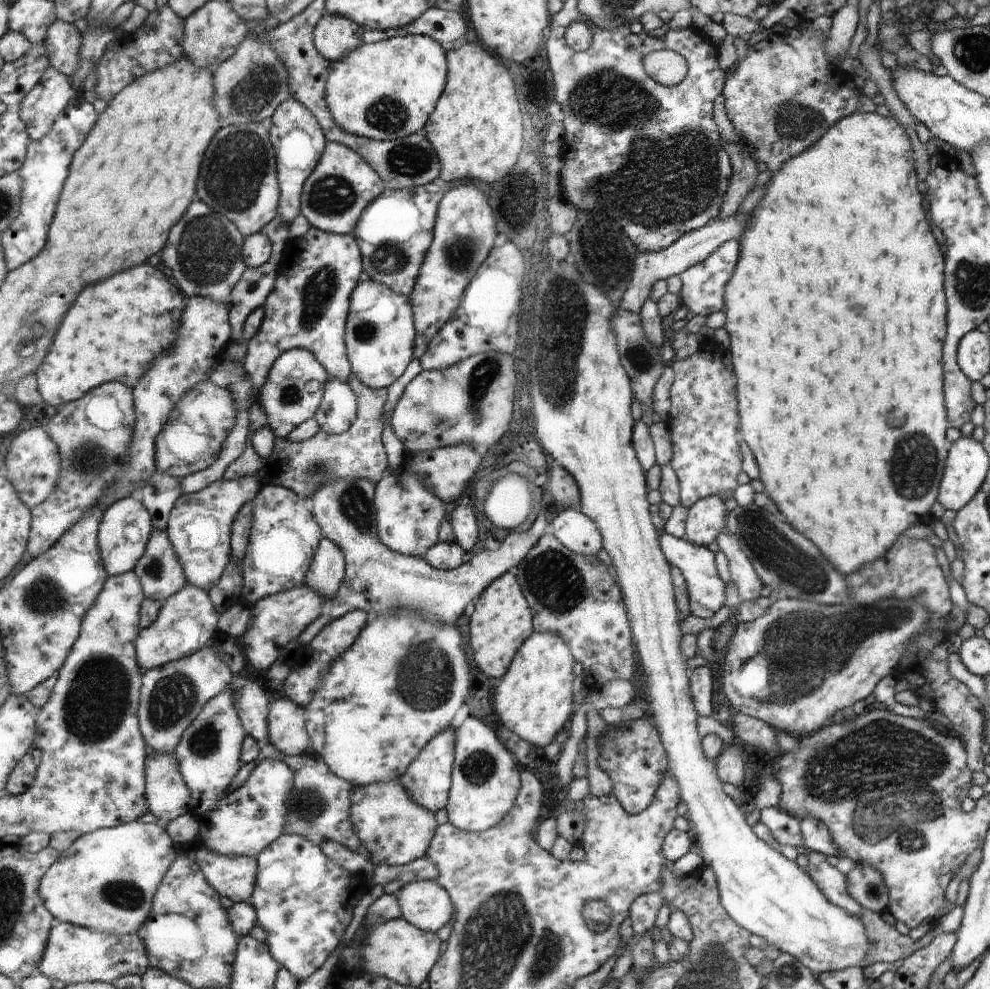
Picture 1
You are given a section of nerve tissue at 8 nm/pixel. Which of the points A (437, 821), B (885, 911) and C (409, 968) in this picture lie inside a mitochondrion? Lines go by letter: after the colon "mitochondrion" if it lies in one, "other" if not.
A: other
B: other
C: other

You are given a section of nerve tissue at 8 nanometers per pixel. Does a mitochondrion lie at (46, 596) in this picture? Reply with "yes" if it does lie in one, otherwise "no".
yes

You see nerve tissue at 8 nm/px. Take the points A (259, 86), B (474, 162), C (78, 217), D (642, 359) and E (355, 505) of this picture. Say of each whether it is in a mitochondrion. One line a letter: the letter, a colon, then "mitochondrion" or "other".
A: mitochondrion
B: other
C: other
D: mitochondrion
E: mitochondrion

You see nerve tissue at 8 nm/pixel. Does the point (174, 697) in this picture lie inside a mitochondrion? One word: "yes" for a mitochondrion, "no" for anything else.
yes

